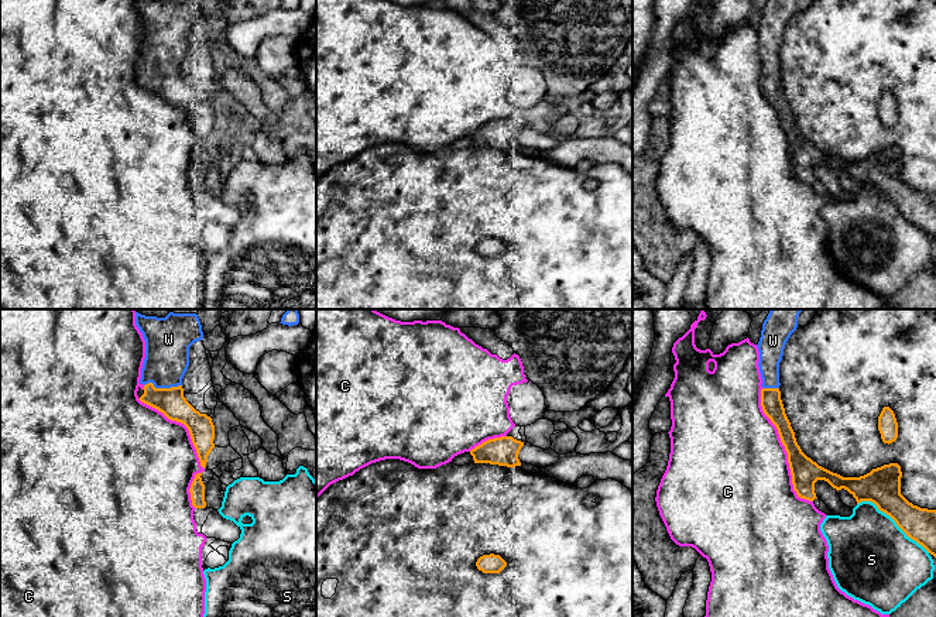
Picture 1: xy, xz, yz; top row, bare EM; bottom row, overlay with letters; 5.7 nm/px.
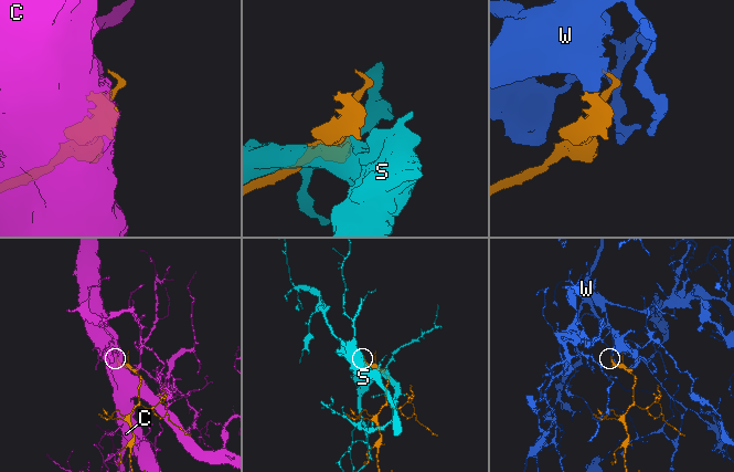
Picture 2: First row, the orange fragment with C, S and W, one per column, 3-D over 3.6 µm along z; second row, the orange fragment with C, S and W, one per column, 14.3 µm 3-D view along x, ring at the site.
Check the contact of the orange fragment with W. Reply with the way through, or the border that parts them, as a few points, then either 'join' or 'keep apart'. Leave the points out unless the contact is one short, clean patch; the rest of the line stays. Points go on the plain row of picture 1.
across xy (170, 85), (163, 72), (167, 28) | join

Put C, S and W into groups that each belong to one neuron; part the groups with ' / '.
C / S / W

